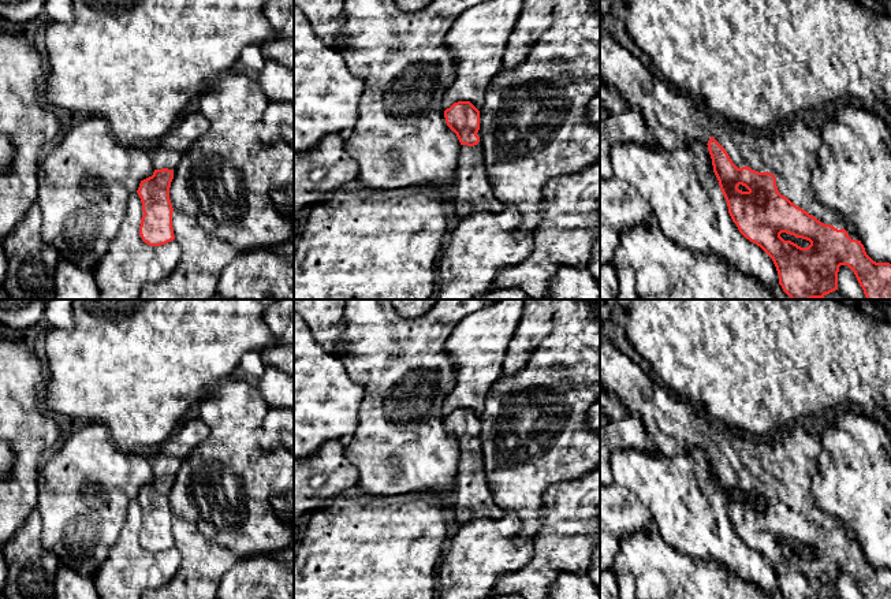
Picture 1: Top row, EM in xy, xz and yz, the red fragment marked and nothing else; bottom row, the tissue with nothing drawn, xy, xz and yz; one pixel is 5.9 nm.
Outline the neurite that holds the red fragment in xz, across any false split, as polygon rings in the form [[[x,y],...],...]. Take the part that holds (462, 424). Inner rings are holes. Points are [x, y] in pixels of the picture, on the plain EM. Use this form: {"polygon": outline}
{"polygon": [[[458,408],[444,417],[444,424],[461,449],[463,464],[471,469],[478,469],[482,462],[482,450],[477,442],[480,417],[470,408]]]}

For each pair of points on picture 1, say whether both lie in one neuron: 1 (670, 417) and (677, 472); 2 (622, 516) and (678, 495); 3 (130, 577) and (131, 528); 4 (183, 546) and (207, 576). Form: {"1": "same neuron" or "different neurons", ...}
{"1": "different neurons", "2": "different neurons", "3": "same neuron", "4": "same neuron"}

